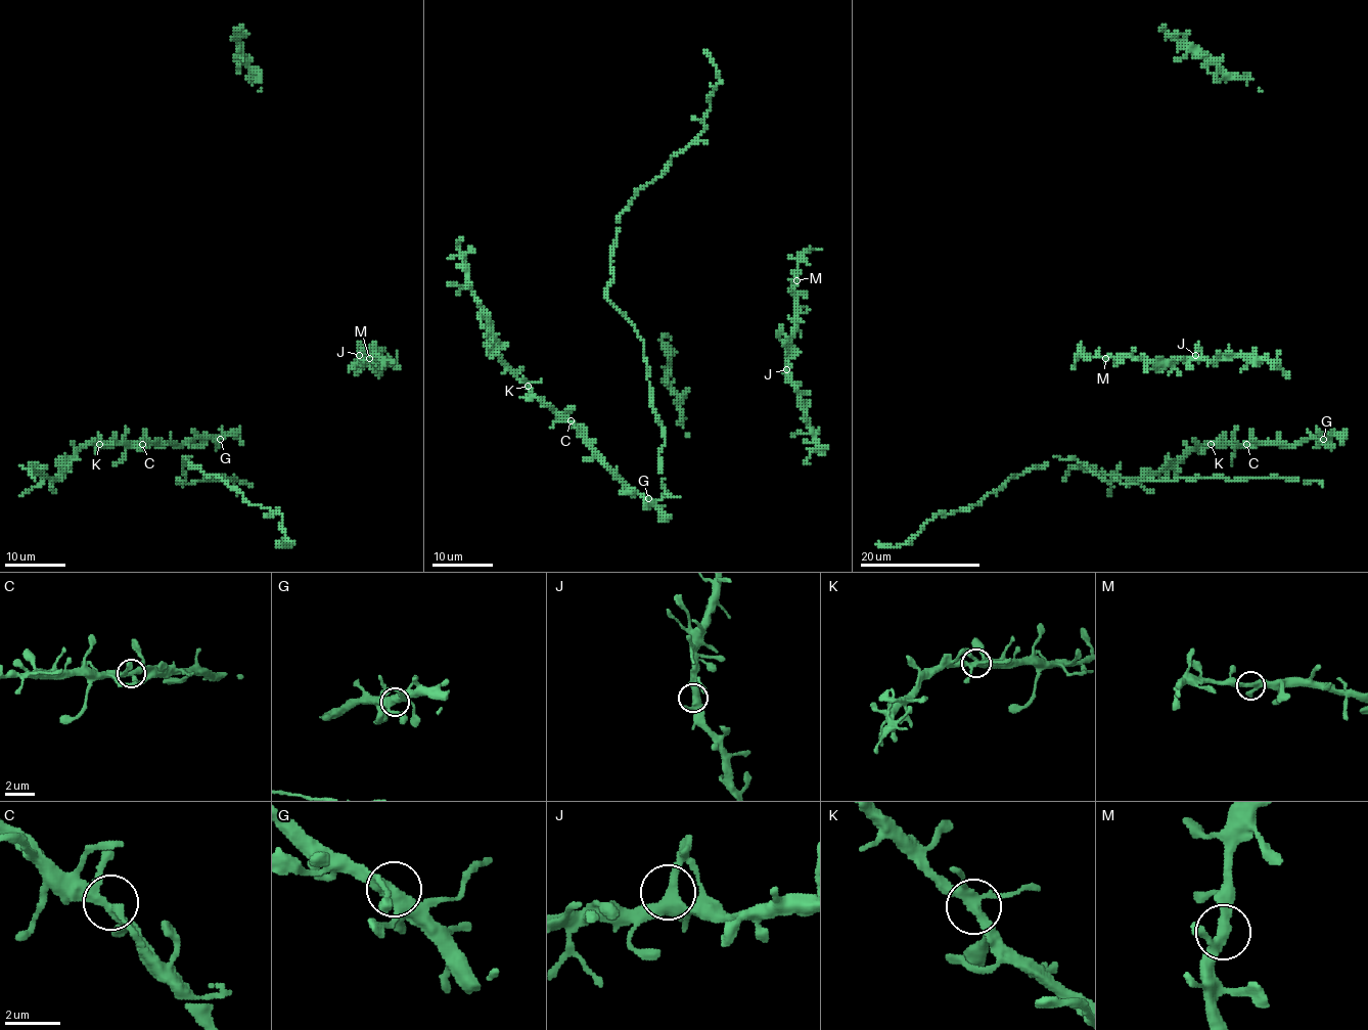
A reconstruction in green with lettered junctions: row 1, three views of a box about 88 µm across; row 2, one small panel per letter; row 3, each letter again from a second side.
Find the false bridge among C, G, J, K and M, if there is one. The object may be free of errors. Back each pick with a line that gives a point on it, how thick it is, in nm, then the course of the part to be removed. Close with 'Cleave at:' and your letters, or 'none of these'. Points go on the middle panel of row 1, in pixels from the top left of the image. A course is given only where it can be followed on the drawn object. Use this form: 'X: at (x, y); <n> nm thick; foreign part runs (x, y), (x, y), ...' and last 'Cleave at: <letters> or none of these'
Cleave at: none of these

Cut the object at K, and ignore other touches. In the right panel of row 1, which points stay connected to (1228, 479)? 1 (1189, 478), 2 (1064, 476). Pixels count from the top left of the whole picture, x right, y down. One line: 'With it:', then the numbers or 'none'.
With it: 1

